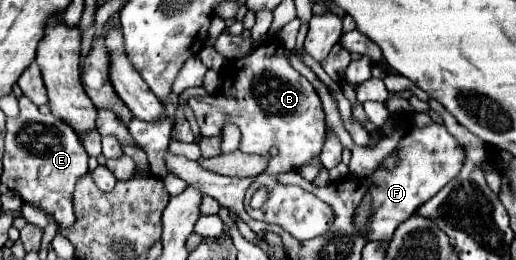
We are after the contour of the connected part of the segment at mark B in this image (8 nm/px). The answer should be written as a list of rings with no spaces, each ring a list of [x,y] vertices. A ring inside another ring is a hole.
[[[269,41],[253,49],[247,57],[229,61],[221,71],[221,81],[221,93],[188,103],[195,111],[195,119],[203,137],[219,137],[223,125],[233,123],[241,129],[243,135],[239,151],[255,153],[267,159],[267,169],[253,177],[251,187],[245,193],[245,201],[251,199],[259,185],[275,185],[281,173],[299,169],[301,165],[319,157],[327,137],[321,101],[313,85],[291,67],[287,49],[281,43]],[[273,145],[279,149],[275,157],[269,155],[269,147]]]

